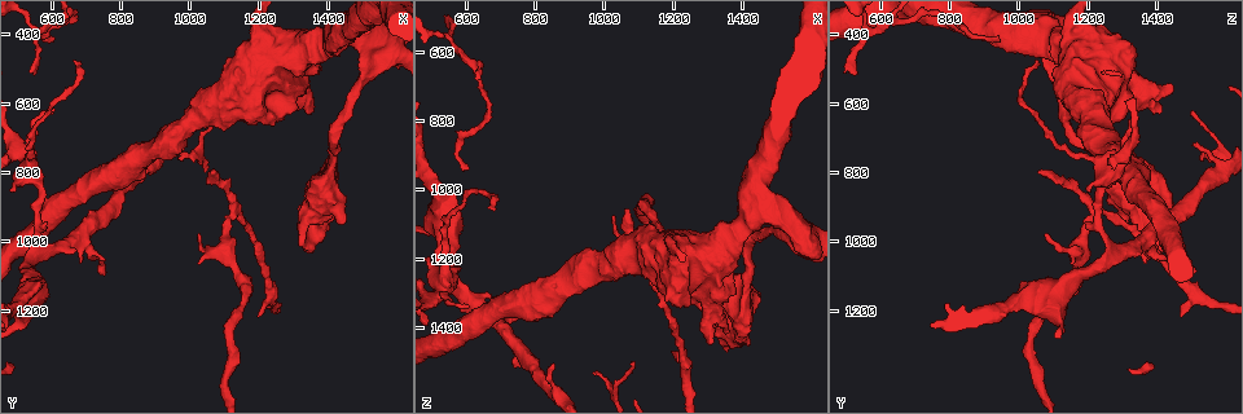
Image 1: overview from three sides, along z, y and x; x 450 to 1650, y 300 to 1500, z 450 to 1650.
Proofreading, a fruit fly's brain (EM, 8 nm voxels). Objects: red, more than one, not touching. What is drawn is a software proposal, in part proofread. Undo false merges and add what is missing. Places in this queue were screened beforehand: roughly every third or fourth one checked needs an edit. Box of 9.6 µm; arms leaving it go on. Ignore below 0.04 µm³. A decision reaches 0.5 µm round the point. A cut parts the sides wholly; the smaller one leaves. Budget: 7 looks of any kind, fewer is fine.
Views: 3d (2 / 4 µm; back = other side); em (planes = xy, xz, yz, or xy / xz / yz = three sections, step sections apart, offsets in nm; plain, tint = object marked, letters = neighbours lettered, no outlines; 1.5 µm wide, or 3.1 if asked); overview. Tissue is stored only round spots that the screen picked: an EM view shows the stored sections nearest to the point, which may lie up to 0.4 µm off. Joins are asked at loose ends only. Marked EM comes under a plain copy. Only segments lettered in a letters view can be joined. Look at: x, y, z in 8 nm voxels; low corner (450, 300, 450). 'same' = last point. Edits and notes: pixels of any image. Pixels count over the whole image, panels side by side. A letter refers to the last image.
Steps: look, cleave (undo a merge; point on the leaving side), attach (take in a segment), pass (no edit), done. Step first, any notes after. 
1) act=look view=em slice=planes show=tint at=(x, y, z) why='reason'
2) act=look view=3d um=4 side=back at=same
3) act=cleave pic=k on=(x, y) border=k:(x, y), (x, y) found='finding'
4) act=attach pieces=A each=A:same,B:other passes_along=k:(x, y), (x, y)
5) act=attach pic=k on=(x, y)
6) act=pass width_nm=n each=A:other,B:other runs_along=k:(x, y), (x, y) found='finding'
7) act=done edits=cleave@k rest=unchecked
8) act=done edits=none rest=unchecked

act=look view=3d um=2 at=(1130, 930, 1220) why='sudden change in width'

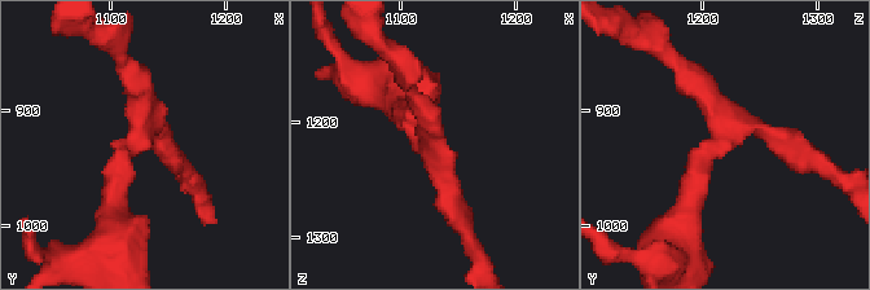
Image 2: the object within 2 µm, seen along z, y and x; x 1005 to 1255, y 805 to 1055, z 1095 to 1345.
act=look view=em slice=xy step=8 show=tint at=(1124, 926, 1222)

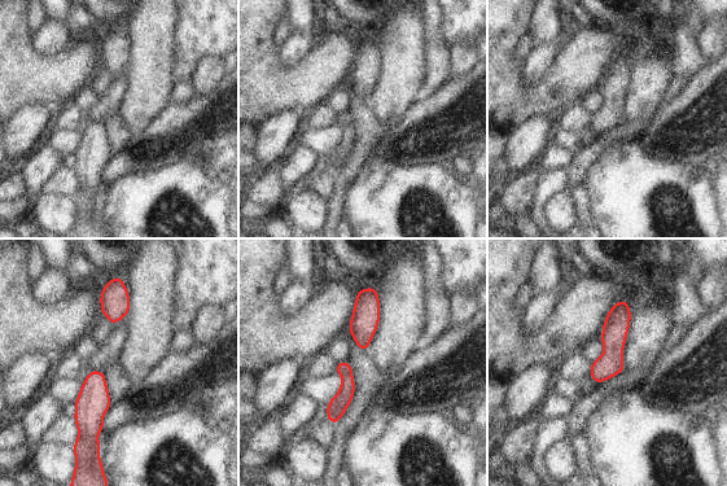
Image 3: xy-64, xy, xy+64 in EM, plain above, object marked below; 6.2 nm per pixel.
act=look view=em slice=yz step=8 show=letters at=same

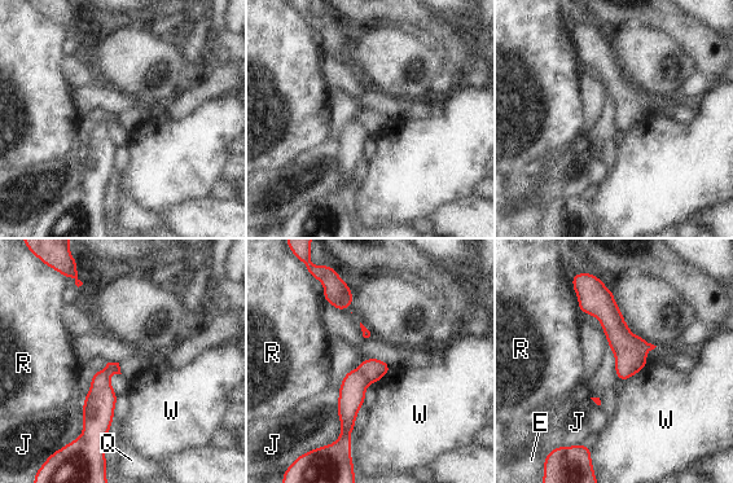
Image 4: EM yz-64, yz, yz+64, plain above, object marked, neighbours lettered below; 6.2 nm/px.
act=cleave pic=4 on=(373, 369) width_nm=160 each=E:other,J:other,Q:other,R:other,W:other border=4:(358, 368), (368, 382) found='two neurons meet here'

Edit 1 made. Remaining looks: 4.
act=look view=em slice=yz step=8 show=tint at=(1420, 780, 1400) why='thick end'

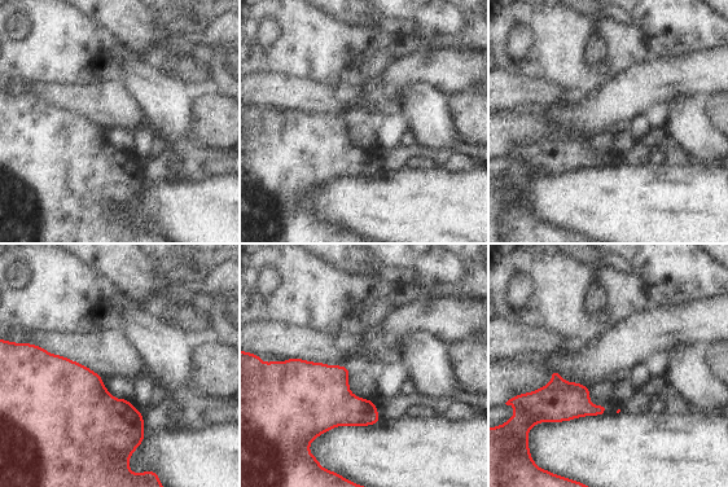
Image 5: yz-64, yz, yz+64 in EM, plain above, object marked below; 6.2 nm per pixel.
act=look view=em slice=planes show=letters at=same

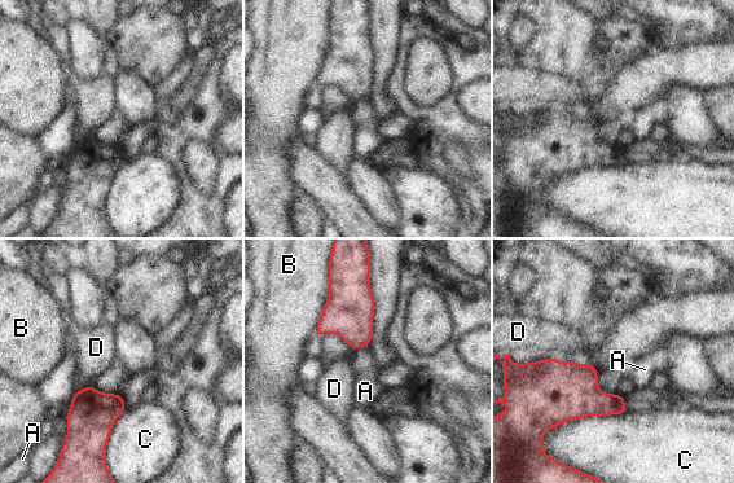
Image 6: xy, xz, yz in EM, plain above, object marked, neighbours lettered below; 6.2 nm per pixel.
act=pass each=A:other,B:other,C:other,D:other border=6:(350, 347), (354, 350) found='none of them fits'

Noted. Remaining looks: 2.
act=look view=em slice=planes show=tint at=(620, 410, 940) why='long arm stops here'

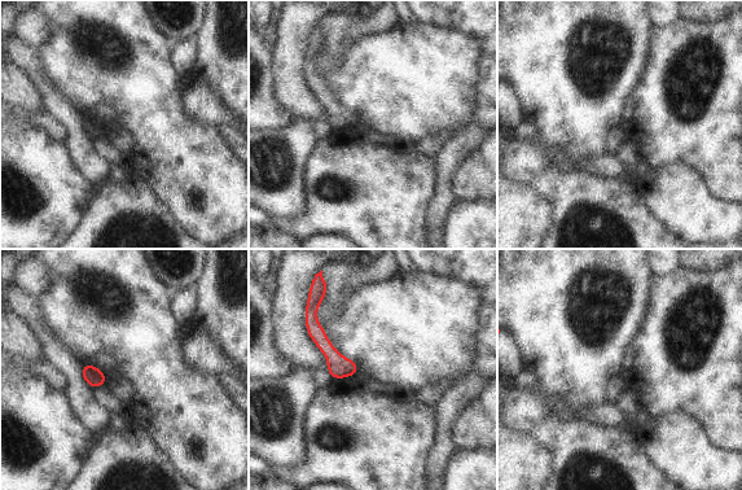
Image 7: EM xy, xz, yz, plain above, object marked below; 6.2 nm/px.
act=look view=em slice=planes show=letters at=same

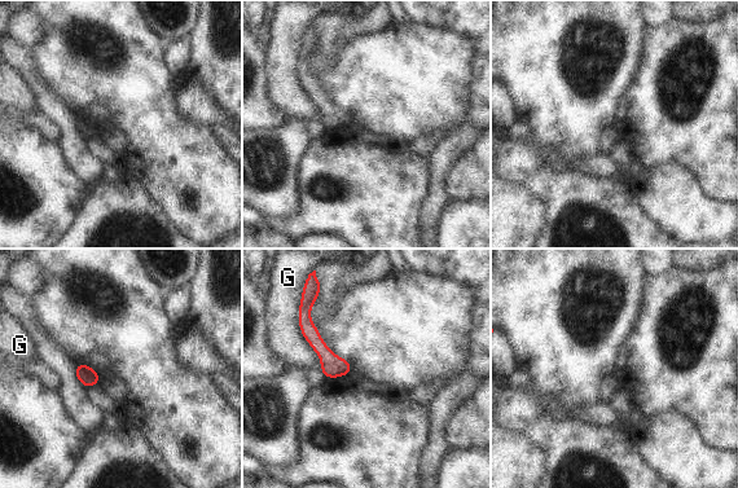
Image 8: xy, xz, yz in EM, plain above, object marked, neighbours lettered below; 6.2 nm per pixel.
act=pass width_nm=70 each=G:other border=8:(298, 315), (301, 334), (320, 366) found='none of them fits'

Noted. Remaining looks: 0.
act=done edits=cleave@4 rest=unchecked

